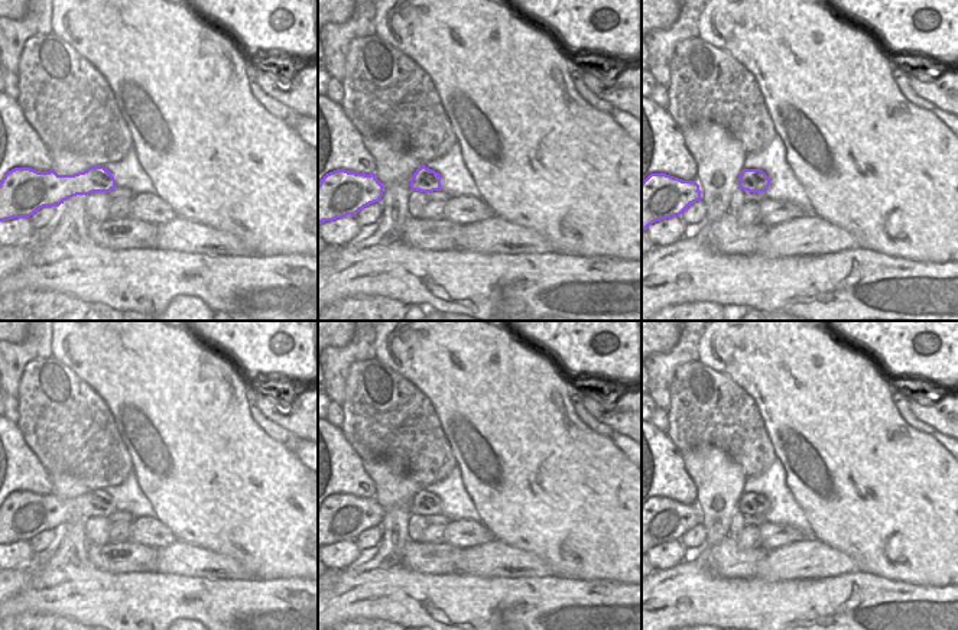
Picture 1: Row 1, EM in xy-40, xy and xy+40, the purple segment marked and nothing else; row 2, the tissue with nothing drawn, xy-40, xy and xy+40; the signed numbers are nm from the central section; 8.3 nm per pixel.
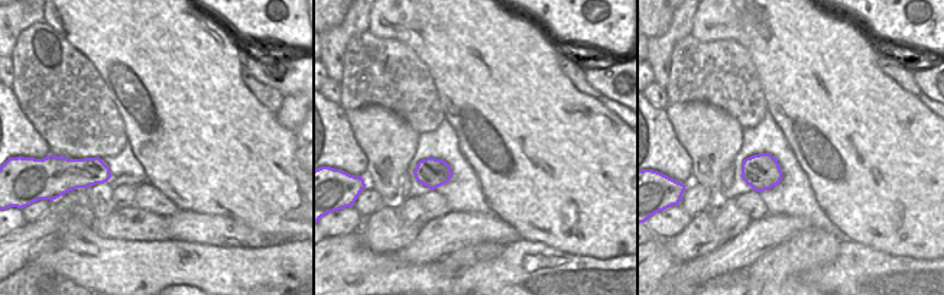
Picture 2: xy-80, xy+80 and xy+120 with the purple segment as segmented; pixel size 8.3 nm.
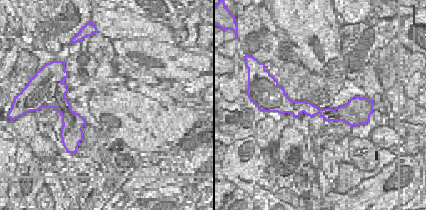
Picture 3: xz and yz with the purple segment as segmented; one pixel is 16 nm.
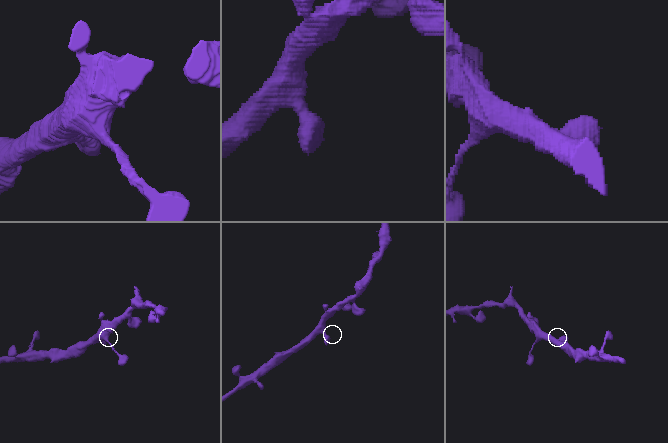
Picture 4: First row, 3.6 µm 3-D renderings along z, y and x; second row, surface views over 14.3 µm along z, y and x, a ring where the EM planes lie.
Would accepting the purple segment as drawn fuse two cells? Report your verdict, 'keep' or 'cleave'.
keep

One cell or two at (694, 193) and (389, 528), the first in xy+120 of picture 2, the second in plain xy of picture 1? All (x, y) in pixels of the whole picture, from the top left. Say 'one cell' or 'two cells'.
two cells

